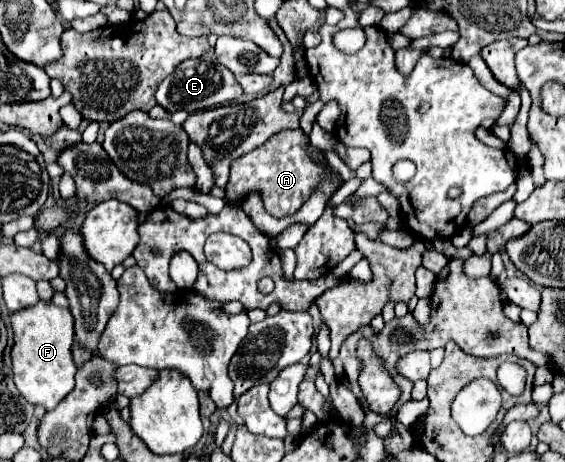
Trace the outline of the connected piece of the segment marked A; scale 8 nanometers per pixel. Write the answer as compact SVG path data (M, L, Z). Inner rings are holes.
M302 129L280 131L272 135L268 143L260 145L256 151L250 151L248 155L236 159L236 163L232 163L230 169L226 201L238 203L246 197L248 191L254 189L262 195L266 211L274 217L284 217L286 213L292 213L292 209L300 209L322 177L320 167L304 153L306 145L308 137L302 133Z

